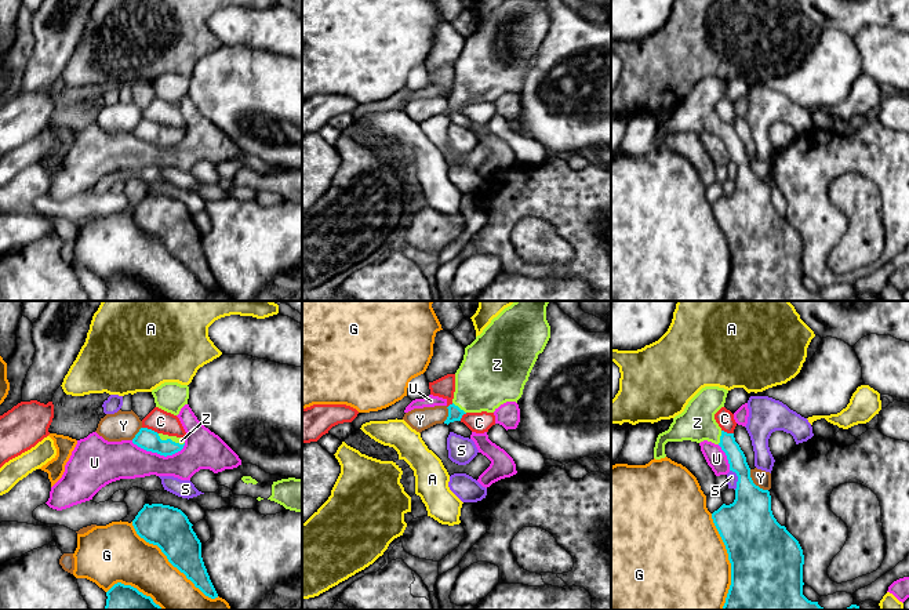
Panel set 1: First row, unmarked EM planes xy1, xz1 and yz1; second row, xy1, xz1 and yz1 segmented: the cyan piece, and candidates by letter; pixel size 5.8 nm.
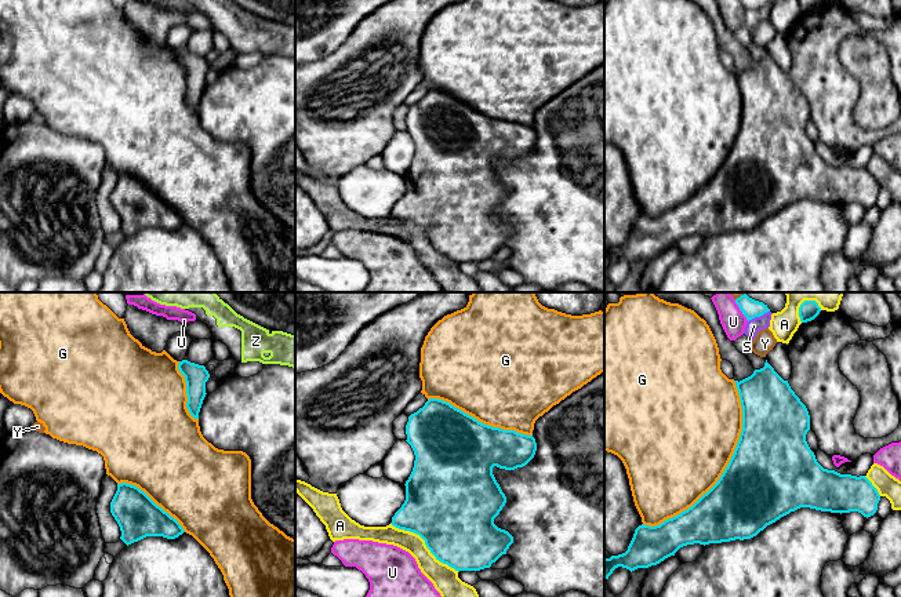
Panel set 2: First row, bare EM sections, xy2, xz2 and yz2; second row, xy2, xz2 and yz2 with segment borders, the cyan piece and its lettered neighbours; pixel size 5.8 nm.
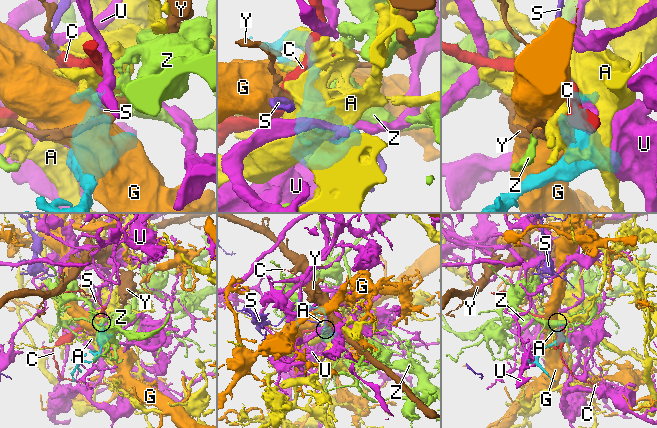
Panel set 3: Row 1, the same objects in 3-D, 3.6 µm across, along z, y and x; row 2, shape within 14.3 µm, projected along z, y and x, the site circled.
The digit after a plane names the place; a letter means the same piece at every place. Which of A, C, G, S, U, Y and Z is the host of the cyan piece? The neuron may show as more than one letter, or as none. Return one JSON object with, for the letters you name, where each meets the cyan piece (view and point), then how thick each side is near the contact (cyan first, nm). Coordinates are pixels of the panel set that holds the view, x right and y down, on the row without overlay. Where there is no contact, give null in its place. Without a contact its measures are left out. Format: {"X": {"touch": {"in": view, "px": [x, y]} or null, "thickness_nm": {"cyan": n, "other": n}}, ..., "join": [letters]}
{"Z": {"touch": {"in": "xy1", "px": [170, 130]}, "thickness_nm": {"cyan": 120, "other": 50}}, "join": ["Z"]}

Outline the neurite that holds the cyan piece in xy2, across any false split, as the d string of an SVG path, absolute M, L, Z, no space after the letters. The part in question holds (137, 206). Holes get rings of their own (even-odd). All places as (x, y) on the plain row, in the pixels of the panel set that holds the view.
M127 174L117 175L110 204L120 218L120 230L127 237L146 227L175 230L185 223L181 215L143 182Z

